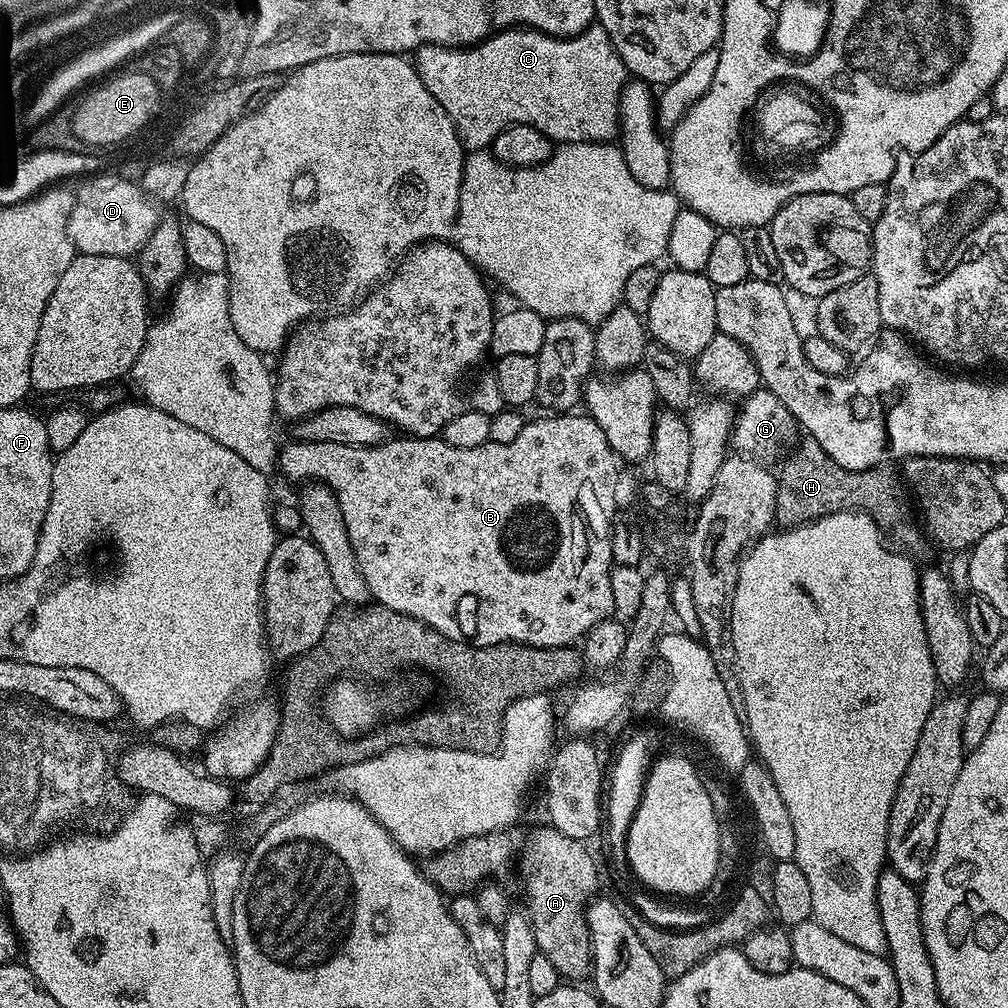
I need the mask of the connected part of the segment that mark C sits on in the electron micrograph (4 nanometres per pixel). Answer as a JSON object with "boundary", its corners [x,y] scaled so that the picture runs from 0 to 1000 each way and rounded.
{"boundary":[[[588,26],[580,32],[573,32],[566,36],[544,36],[540,32],[531,32],[528,28],[501,28],[500,31],[491,32],[484,39],[468,45],[467,48],[443,48],[438,44],[421,44],[412,49],[411,63],[419,81],[423,81],[423,89],[427,89],[427,93],[435,97],[438,109],[446,113],[446,121],[450,121],[450,129],[464,151],[483,148],[497,130],[511,123],[524,123],[526,126],[532,126],[538,133],[544,135],[545,139],[556,143],[572,143],[573,141],[597,143],[612,138],[615,129],[615,94],[625,78],[625,72],[623,66],[617,62],[613,50],[607,45],[603,31],[594,26]]]}

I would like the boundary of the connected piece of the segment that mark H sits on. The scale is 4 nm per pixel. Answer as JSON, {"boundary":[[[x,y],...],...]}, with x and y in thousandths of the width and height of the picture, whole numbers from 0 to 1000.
{"boundary":[[[803,433],[793,438],[778,459],[780,460],[776,466],[773,465],[771,471],[772,493],[769,494],[769,519],[773,523],[794,523],[813,516],[823,509],[848,507],[854,504],[860,507],[874,526],[881,527],[882,524],[891,539],[912,538],[914,525],[911,520],[909,525],[909,520],[905,517],[907,504],[903,499],[902,489],[896,479],[885,484],[885,472],[881,466],[873,464],[861,464],[857,467],[839,466],[821,452],[810,436]]]}

